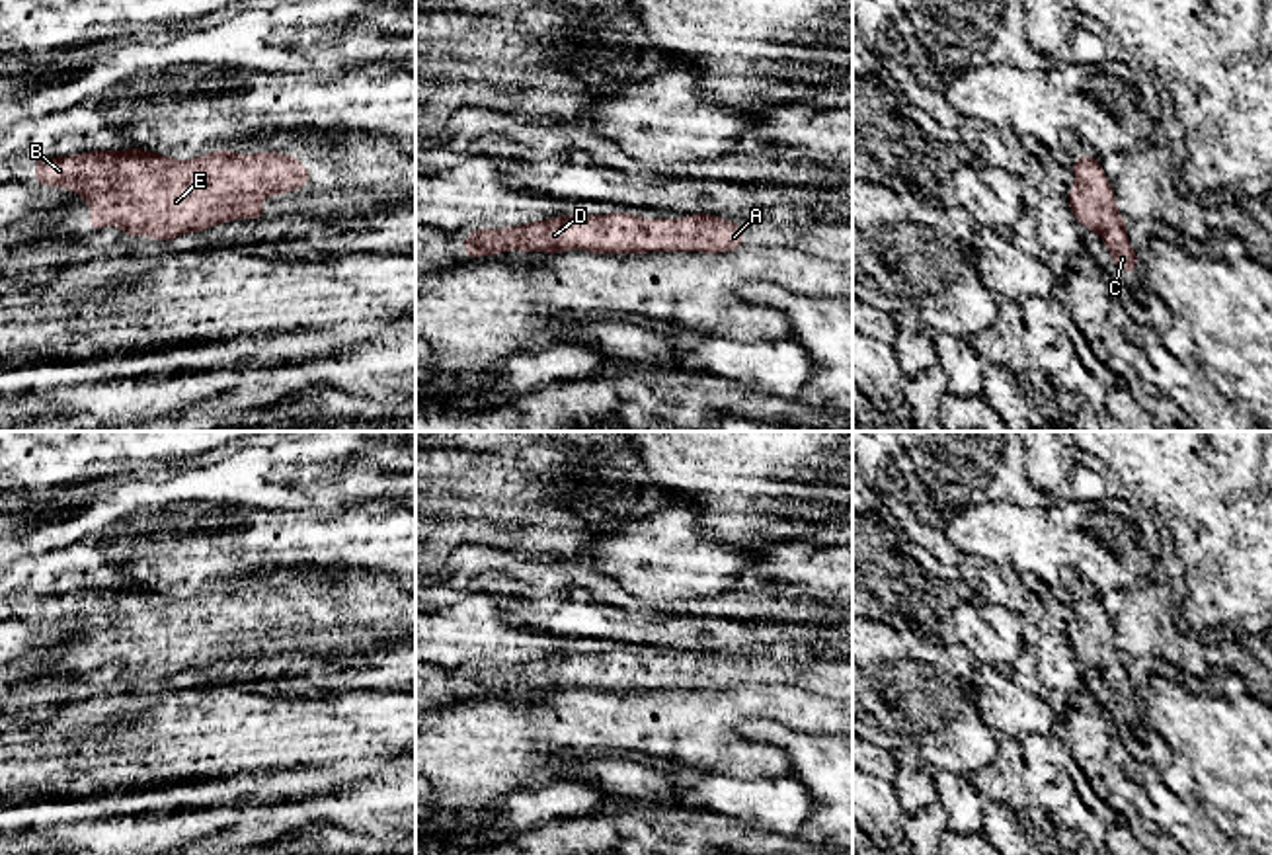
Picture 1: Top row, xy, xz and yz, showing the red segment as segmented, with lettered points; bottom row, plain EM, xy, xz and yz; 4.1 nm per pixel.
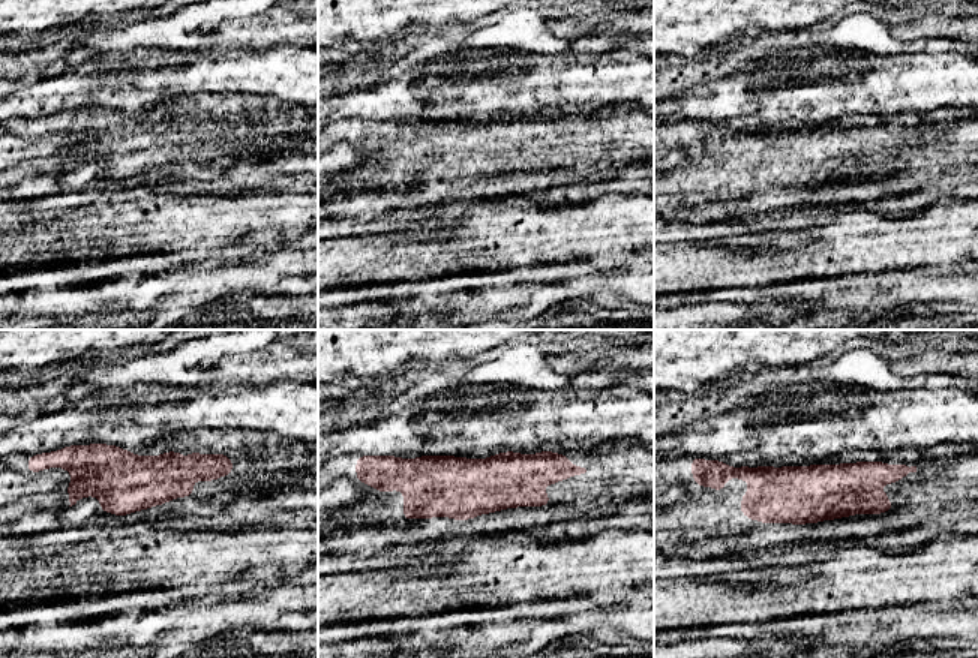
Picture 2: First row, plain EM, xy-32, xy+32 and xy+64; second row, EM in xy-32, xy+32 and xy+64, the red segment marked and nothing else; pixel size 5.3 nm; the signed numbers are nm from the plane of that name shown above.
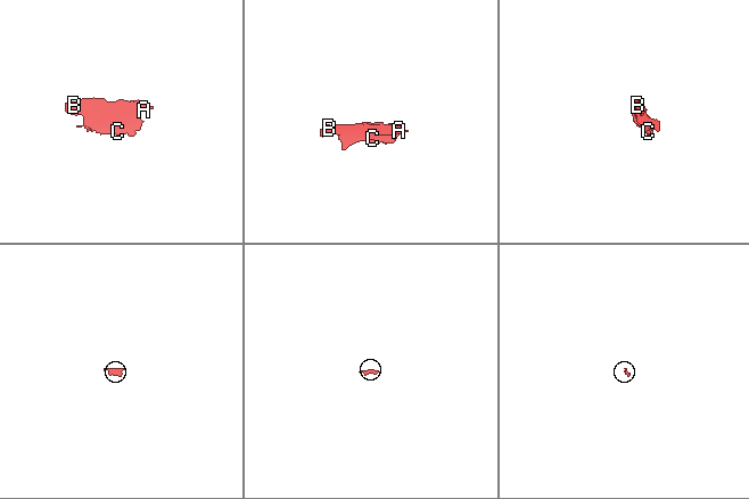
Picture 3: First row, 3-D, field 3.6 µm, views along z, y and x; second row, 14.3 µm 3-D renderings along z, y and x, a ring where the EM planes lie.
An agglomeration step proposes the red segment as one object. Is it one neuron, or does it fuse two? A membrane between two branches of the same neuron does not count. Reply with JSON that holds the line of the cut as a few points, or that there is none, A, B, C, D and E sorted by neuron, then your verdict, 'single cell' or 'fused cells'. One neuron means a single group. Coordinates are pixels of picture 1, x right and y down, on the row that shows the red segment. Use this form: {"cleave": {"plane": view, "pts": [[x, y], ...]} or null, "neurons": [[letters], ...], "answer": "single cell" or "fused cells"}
{"cleave": null, "neurons": [["A", "B", "C", "D", "E"]], "answer": "single cell"}

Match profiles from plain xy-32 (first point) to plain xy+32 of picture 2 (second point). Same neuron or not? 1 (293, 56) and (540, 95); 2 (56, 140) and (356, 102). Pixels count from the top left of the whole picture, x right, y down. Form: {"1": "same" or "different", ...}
{"1": "same", "2": "same"}

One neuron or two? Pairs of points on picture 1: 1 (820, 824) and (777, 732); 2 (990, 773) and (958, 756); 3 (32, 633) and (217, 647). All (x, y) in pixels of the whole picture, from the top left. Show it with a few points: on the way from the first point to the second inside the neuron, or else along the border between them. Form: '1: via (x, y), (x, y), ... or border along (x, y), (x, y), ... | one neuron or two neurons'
1: via (826, 801), (826, 779), (800, 754) | one neuron
2: border along (999, 736), (999, 754), (966, 775) | two neurons
3: border along (30, 619), (67, 625), (75, 637) | two neurons

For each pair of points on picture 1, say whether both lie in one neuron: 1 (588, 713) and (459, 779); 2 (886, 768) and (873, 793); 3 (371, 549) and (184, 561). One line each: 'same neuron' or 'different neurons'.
1: same neuron
2: different neurons
3: same neuron

